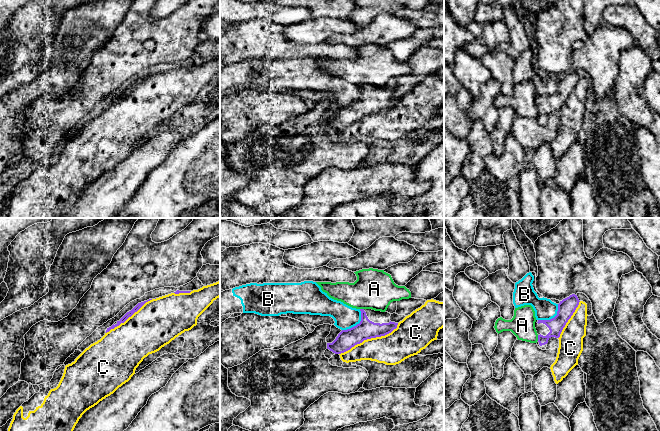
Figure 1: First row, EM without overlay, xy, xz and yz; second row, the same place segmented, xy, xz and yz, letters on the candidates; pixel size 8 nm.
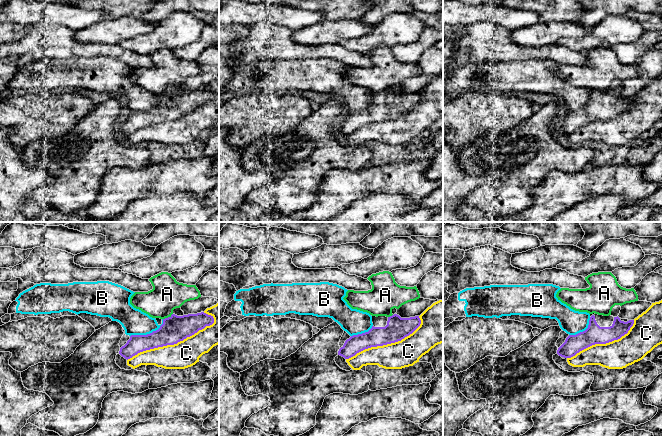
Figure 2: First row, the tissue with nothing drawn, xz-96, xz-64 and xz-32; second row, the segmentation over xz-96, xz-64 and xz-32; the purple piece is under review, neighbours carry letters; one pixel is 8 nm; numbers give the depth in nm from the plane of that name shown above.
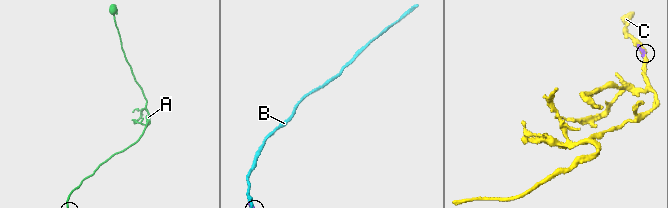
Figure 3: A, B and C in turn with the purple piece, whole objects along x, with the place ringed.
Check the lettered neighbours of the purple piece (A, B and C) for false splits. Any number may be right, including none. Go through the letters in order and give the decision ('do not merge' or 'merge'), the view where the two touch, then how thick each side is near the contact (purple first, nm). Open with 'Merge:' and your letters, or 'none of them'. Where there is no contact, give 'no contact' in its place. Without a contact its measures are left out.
Merge: none of them
A: do not merge; meets purple in yz; 120 nm thick on the purple side, 200 nm on the other
B: do not merge; meets purple in xz; 160 nm thick on the purple side, 190 nm on the other
C: do not merge; meets purple in xz; 160 nm thick on the purple side, 260 nm on the other

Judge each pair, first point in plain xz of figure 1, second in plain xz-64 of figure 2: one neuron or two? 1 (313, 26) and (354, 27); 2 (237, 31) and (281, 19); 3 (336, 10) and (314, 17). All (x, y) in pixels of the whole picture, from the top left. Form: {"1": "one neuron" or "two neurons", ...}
{"1": "one neuron", "2": "two neurons", "3": "two neurons"}

